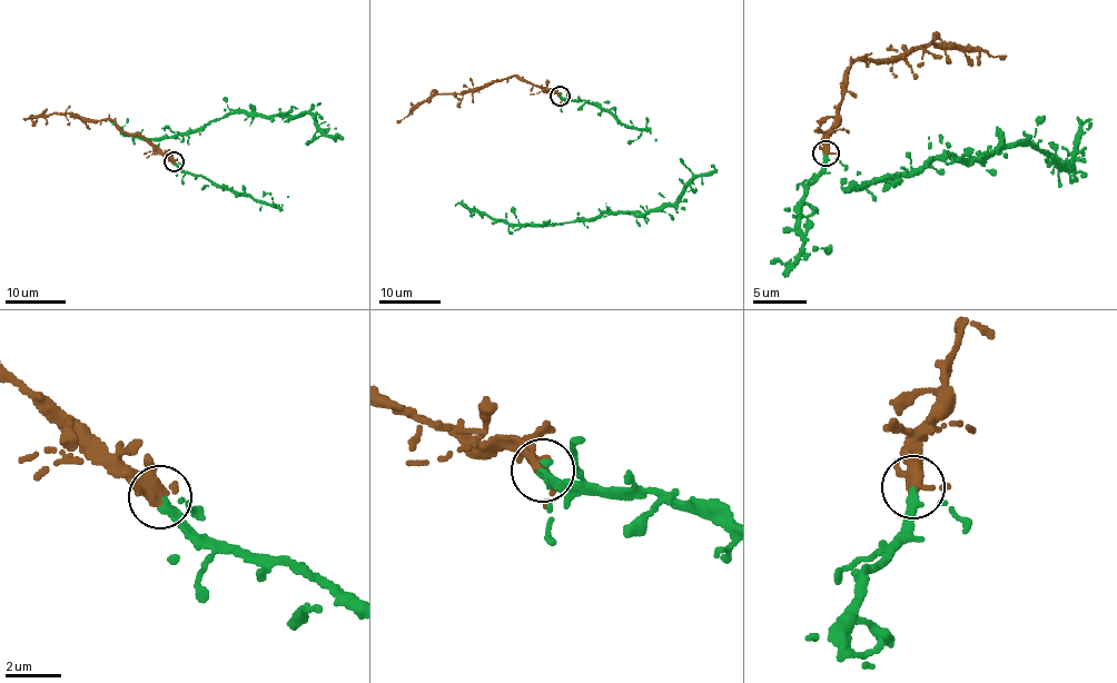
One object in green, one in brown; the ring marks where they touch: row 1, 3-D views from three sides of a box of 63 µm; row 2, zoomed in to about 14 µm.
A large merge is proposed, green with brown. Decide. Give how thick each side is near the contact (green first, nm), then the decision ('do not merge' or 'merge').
calibres 260 and 300 nm; merge

